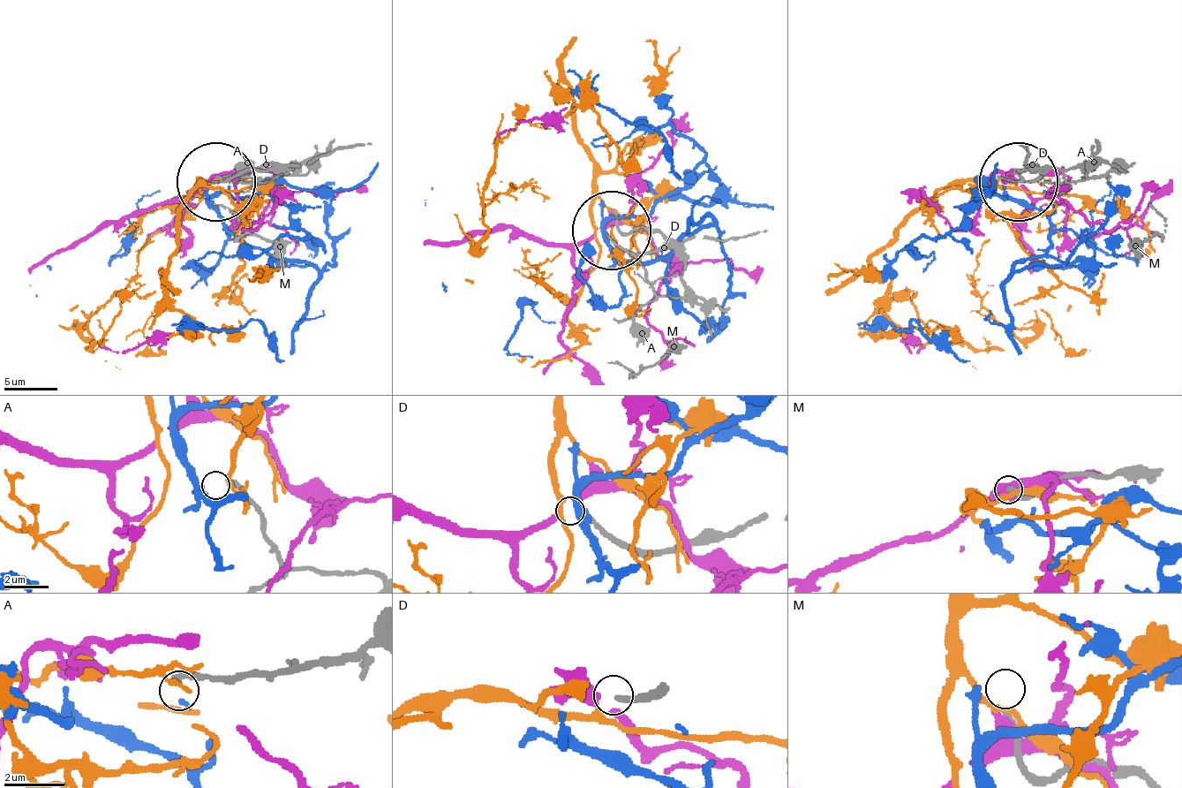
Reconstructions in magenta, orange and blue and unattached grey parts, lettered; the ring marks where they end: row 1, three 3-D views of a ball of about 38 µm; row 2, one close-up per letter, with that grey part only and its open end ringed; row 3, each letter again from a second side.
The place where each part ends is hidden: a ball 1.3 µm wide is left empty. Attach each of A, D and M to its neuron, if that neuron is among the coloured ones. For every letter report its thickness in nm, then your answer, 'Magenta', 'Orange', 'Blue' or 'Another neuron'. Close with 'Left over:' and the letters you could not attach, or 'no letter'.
A: Thickness 200 nm. Blue
D: Thickness 180 nm. Orange
M: Thickness 180 nm. Another neuron
Left over: M

